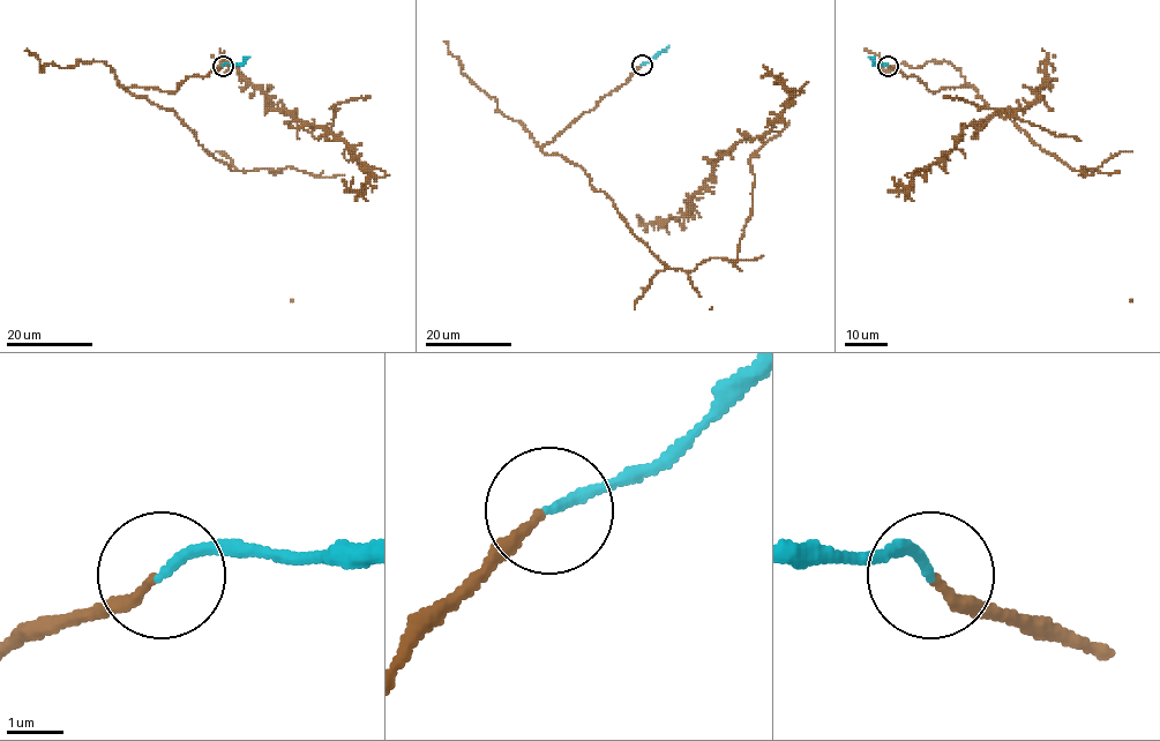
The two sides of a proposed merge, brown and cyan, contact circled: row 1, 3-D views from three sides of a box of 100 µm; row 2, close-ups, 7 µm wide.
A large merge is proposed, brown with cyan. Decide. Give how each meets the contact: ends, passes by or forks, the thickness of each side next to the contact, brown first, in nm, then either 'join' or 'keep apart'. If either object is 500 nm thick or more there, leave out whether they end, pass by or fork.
brown ends; cyan ends; calibres 180 and 170 nm; join

